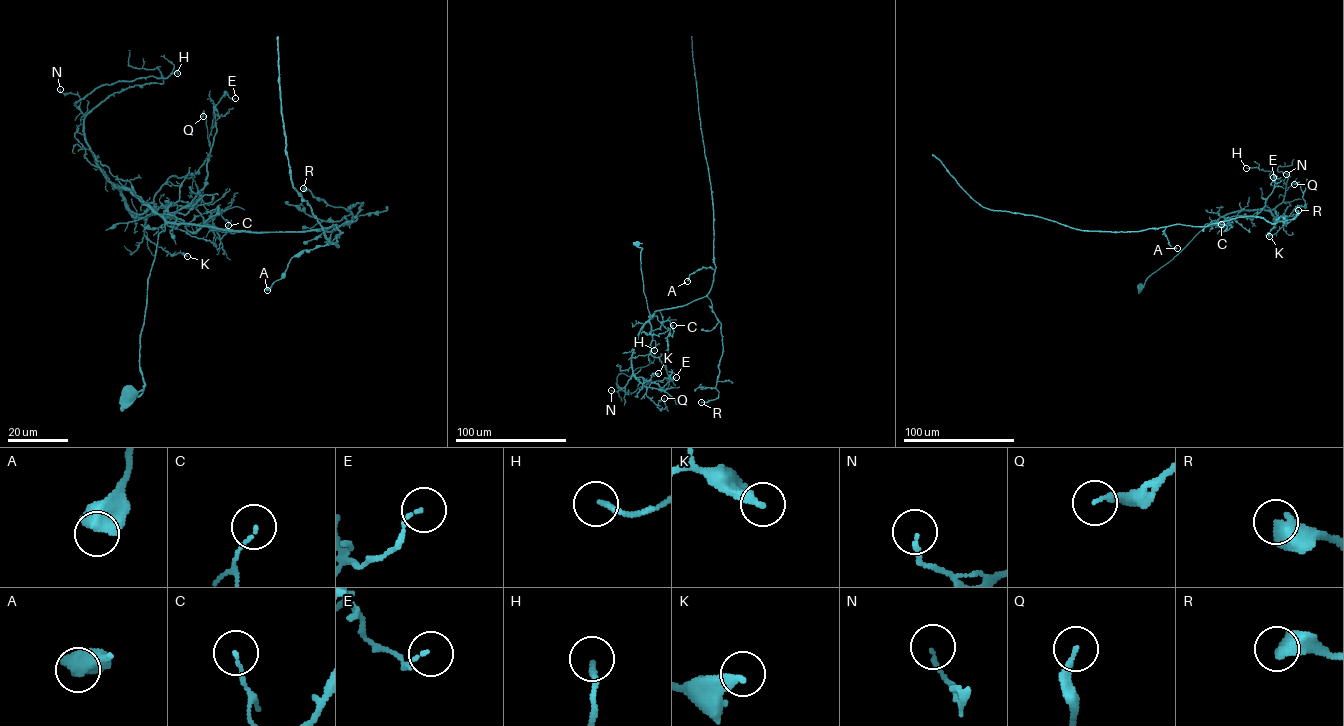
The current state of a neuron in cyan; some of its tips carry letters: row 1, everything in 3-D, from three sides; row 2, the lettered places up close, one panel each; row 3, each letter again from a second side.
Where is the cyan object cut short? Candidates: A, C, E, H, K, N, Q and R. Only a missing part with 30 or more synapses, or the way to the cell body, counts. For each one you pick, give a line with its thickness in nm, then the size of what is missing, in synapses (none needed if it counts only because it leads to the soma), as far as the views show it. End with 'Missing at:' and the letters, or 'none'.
Missing at: none

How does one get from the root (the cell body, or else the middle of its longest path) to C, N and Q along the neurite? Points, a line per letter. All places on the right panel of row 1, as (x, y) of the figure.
C: (1140, 287), (1211, 221), (1218, 227), (1227, 217), (1232, 222), (1223, 227), (1221, 224)
N: (1140, 287), (1203, 228), (1224, 215), (1274, 209), (1284, 196), (1286, 174)
Q: (1140, 287), (1203, 228), (1225, 214), (1268, 210), (1281, 221), (1297, 206), (1304, 207), (1300, 185), (1294, 184)

